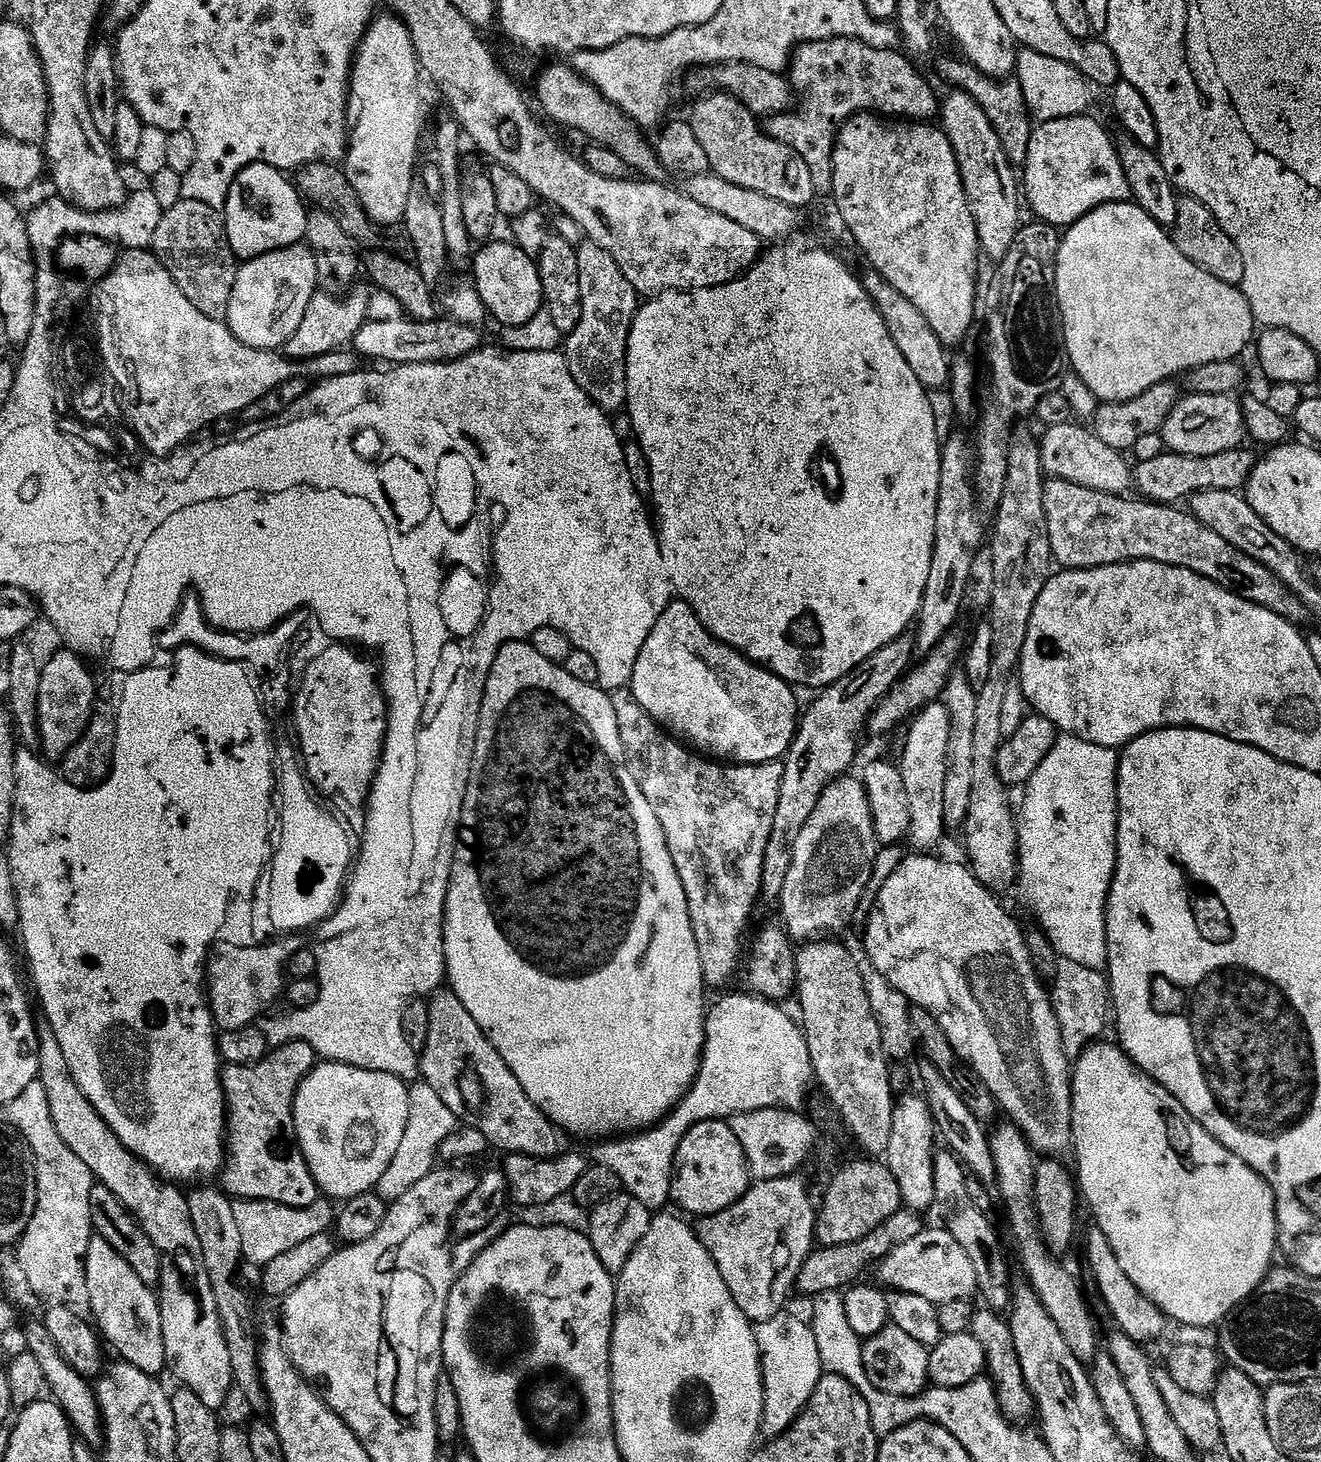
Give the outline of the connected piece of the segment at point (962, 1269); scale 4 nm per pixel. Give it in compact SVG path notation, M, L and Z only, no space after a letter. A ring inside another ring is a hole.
M925 1227L918 1238L910 1238L906 1246L898 1246L885 1260L878 1265L879 1283L892 1292L918 1294L918 1298L926 1298L934 1305L971 1301L977 1295L980 1283L974 1274L974 1265L958 1242L943 1227ZM888 1287L888 1288L887 1288ZM973 1295L973 1296L972 1296Z

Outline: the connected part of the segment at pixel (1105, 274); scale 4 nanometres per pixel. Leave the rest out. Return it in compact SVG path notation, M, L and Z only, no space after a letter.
M1121 202L1119 204L1103 204L1095 208L1090 214L1086 214L1076 224L1068 225L1063 233L1064 241L1060 249L1055 249L1054 259L1056 262L1056 301L1060 303L1060 320L1064 324L1062 333L1062 344L1065 344L1066 355L1071 371L1083 380L1096 395L1100 402L1105 405L1122 404L1128 400L1136 399L1152 386L1164 381L1171 381L1179 372L1191 373L1203 364L1222 363L1224 361L1235 361L1244 352L1248 343L1253 343L1258 332L1256 317L1250 302L1244 297L1243 291L1235 284L1227 284L1214 274L1206 274L1202 266L1190 262L1182 250L1178 250L1175 239L1170 235L1165 225L1154 222L1146 210L1142 210L1135 202Z

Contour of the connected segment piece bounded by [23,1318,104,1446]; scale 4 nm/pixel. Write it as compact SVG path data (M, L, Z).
M36 1318L25 1326L23 1347L31 1352L42 1366L47 1391L51 1399L55 1400L60 1405L60 1409L67 1414L68 1420L72 1423L73 1433L90 1445L99 1445L104 1438L104 1419L100 1417L96 1389L85 1377L79 1376L68 1365L66 1358L62 1358L62 1350L58 1350L58 1345L55 1344L54 1337L50 1335L50 1330L46 1330L43 1319Z

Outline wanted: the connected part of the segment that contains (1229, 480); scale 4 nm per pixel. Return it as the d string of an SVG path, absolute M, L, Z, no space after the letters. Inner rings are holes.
M1241 446L1226 454L1216 454L1207 456L1206 458L1194 458L1193 456L1178 456L1175 452L1165 451L1164 456L1152 456L1149 460L1144 460L1140 465L1135 465L1134 468L1134 488L1135 491L1140 491L1139 495L1145 501L1154 504L1175 505L1176 500L1191 498L1196 493L1239 493L1241 489L1247 485L1252 479L1253 472L1258 467L1257 457L1252 457L1247 452L1247 447Z

